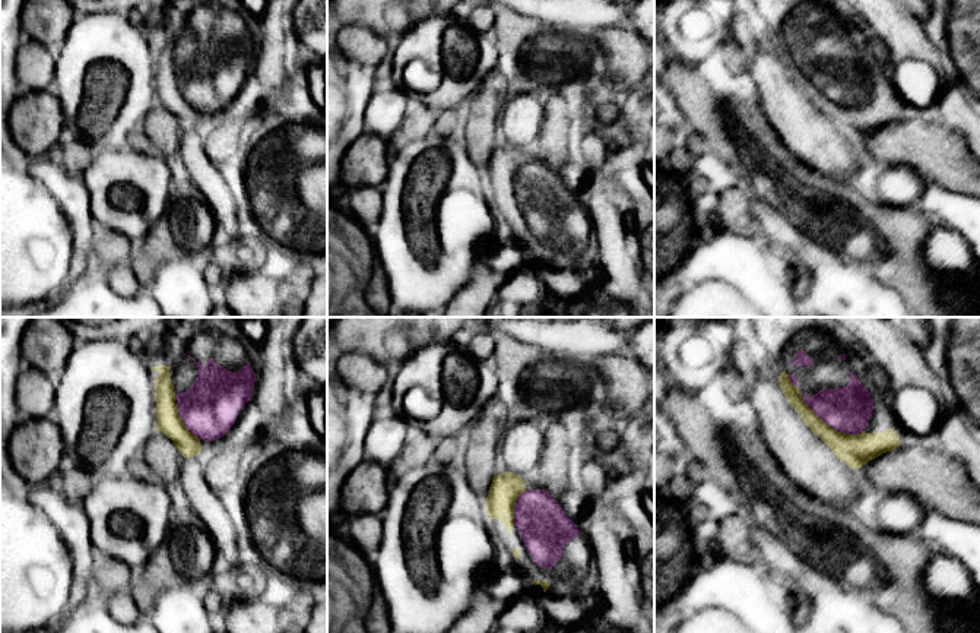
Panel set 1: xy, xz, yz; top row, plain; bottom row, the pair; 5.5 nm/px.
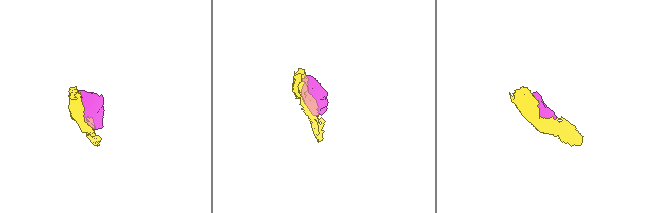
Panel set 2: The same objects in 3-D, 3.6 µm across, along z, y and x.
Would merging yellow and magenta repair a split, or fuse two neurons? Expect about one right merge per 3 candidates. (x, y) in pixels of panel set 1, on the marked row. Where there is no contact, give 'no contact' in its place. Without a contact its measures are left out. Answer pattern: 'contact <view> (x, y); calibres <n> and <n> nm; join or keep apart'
contact yz (828, 426); calibres 180 and 260 nm; join

